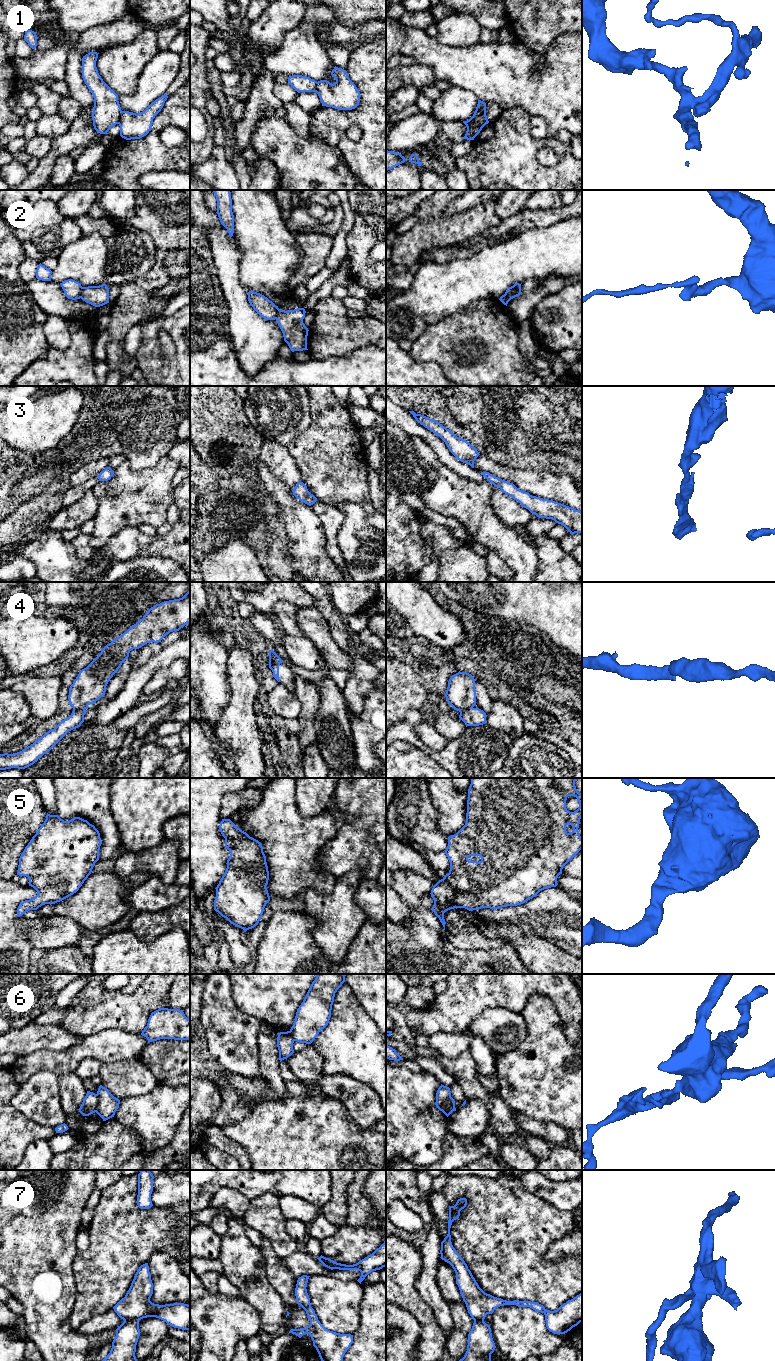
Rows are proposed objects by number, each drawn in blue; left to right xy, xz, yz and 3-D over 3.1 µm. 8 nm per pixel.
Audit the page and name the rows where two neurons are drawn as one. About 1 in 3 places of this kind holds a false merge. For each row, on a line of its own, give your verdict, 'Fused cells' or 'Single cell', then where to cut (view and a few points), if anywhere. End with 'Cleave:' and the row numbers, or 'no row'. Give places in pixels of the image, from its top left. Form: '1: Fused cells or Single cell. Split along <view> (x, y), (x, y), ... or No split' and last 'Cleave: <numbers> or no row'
1: Fused cells. Split along xy (122, 111), (117, 123)
2: Fused cells. Split along yz (520, 285), (514, 289), (510, 298)
3: Single cell. No split
4: Fused cells. Split along yz (472, 707), (460, 712)
5: Single cell. No split
6: Fused cells. Split along xy (95, 1094), (97, 1097), (96, 1111)
7: Fused cells. Split along xz (324, 1260), (332, 1261), (335, 1268)
Cleave: 1, 2, 4, 6, 7

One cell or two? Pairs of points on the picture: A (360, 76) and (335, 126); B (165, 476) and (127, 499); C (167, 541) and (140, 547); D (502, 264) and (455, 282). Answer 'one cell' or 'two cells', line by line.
A: one cell
B: one cell
C: one cell
D: one cell

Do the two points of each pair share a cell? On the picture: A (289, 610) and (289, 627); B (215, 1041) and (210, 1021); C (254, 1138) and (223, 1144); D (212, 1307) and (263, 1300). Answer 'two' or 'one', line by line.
A: one
B: one
C: two
D: two

